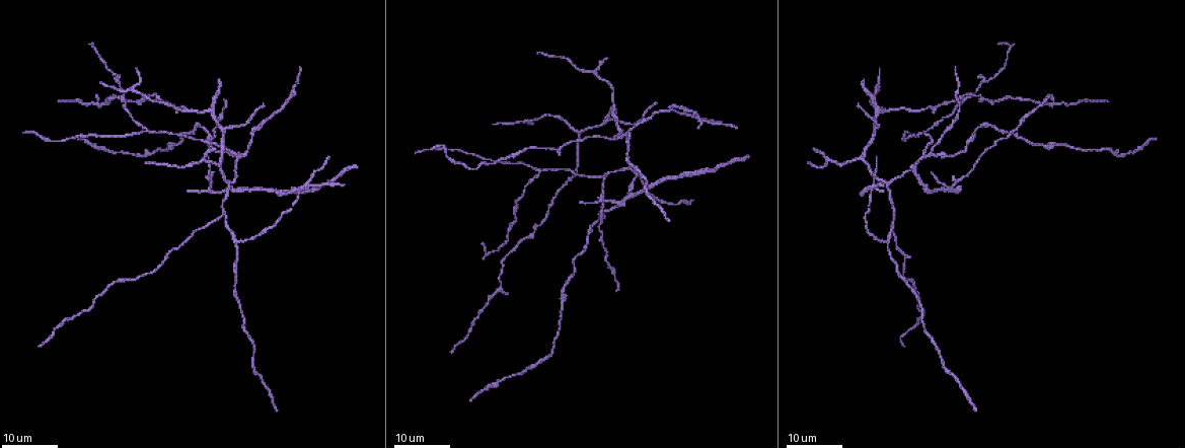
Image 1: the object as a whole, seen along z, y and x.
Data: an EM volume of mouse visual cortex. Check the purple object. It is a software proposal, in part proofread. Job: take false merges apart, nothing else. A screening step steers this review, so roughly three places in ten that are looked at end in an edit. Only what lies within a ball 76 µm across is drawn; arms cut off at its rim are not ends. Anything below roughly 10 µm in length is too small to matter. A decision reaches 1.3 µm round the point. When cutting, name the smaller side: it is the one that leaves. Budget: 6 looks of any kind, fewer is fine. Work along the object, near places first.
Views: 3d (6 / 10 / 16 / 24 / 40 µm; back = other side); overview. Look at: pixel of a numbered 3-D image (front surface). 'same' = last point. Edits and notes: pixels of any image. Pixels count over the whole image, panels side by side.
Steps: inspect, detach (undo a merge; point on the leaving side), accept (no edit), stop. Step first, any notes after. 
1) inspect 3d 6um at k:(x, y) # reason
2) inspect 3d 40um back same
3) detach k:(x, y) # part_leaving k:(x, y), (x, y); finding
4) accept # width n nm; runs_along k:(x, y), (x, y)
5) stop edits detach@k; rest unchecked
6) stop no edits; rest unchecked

inspect 3d 16um at 1:(873, 189) # three arms meet

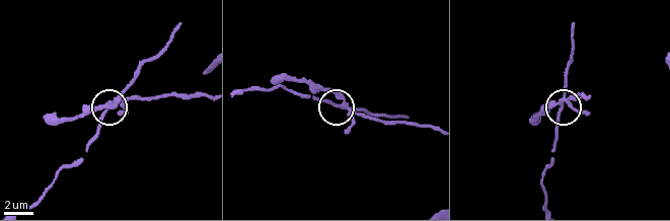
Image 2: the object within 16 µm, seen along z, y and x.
inspect 3d 6um at 2:(559, 110)

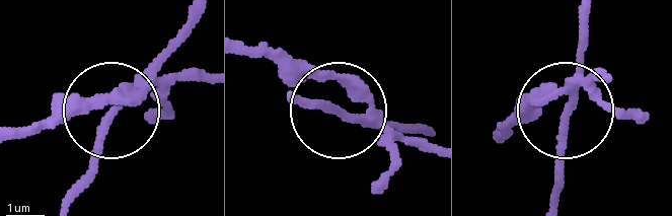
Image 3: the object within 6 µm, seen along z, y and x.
detach 3:(198, 74) # part_leaving 3:(150, 81), (206, 81); two neurons meet here

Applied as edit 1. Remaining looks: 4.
inspect 3d 16um at 1:(894, 215) # two arms in line, one across

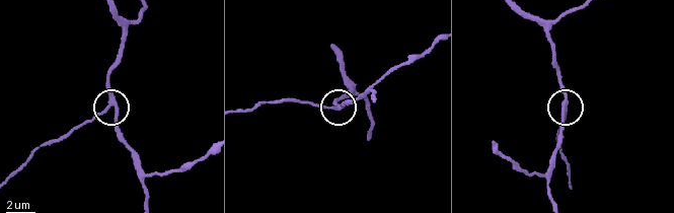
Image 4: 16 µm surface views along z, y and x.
inspect 3d 10um at 4:(564, 102)

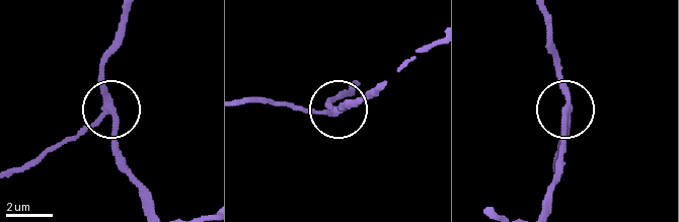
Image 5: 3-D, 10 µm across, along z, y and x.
accept # width 240 nm; runs_along 5:(124, 13), (118, 49), (102, 71), (120, 168); all the same neuron

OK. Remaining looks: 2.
inspect 3d 16um at 1:(859, 156) # arms part here

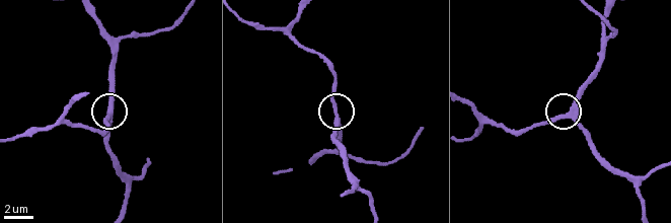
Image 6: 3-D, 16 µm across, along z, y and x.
inspect 3d 10um at 6:(337, 113) # zoom in

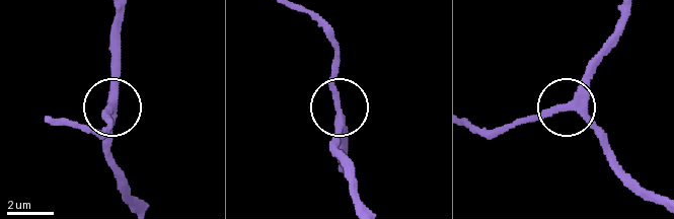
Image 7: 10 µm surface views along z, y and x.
accept # side_arm 20 um; runs_along 7:(133, 199), (109, 152), (109, 105), (109, 127); one neuron here

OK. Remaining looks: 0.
stop edits detach@3; rest unchecked

